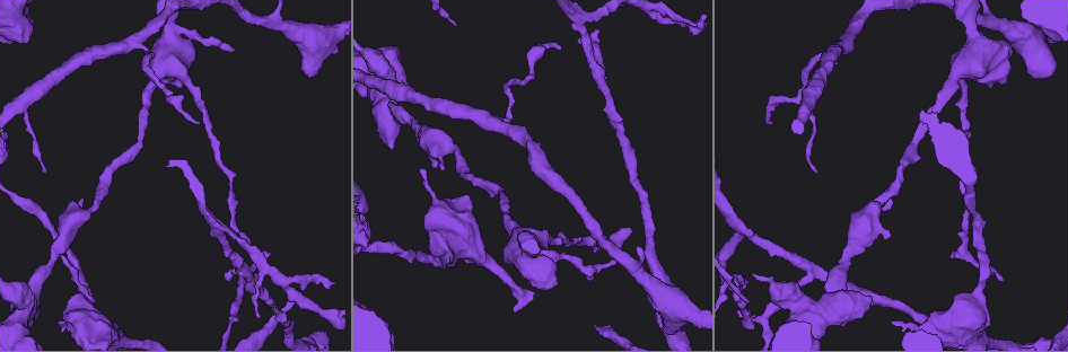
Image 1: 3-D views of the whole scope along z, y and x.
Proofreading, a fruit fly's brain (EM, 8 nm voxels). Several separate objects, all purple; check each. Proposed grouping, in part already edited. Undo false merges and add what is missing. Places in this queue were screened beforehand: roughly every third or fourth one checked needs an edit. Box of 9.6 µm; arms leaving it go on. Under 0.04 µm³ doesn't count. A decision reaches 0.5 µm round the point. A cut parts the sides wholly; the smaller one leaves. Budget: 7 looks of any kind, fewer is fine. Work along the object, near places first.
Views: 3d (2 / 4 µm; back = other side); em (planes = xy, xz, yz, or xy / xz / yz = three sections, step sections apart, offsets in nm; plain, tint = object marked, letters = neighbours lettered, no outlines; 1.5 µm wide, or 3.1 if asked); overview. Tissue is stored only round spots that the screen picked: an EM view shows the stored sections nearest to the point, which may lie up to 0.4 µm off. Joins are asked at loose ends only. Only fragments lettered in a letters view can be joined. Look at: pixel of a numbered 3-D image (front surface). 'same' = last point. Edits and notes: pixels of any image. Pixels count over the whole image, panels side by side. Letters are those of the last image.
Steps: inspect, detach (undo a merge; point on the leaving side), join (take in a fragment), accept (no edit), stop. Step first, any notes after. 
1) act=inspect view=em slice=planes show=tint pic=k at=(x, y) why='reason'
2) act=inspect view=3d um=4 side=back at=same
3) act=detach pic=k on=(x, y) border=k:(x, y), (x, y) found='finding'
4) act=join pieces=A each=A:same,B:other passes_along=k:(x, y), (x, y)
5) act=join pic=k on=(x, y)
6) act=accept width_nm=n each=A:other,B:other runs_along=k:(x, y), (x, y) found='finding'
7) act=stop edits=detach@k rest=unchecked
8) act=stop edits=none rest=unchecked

act=inspect view=em slice=planes show=tint pic=1 at=(59, 322) why='tapers out'

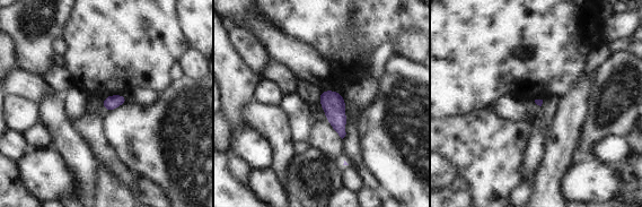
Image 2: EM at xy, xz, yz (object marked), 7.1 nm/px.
act=inspect view=em slice=planes show=letters at=same why='see the neighbours'

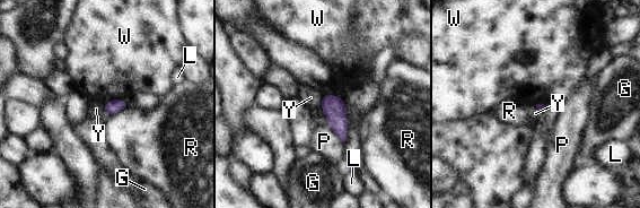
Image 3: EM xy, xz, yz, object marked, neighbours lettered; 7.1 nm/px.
act=accept each=G:other,L:other,P:other,R:other,W:other,Y:other found='none of them fits'

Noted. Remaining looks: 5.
act=inspect view=3d um=4 pic=1 at=(630, 229) why='thin end'

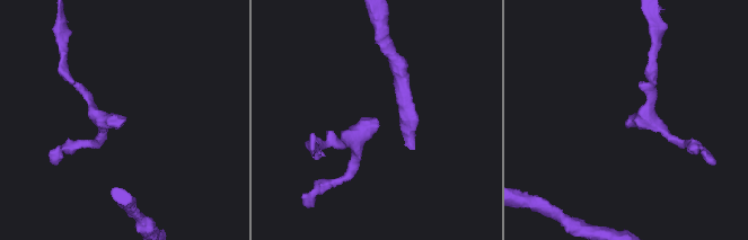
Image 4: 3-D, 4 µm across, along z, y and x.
act=inspect view=em slice=planes show=letters pic=4 at=(631, 117) why='shape alone is not enough'

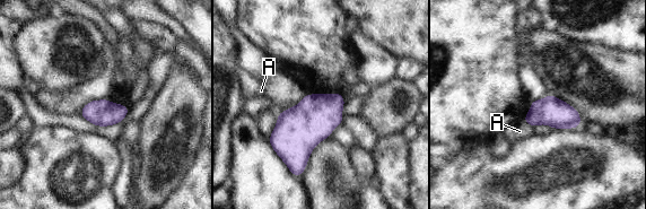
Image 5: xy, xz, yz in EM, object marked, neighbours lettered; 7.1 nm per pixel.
act=accept width_nm=190 each=A:other border=5:(523, 121), (533, 128) found='none of them fits'

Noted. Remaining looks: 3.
act=inspect view=3d um=4 side=back pic=1 at=(593, 242) why='narrows sharply'

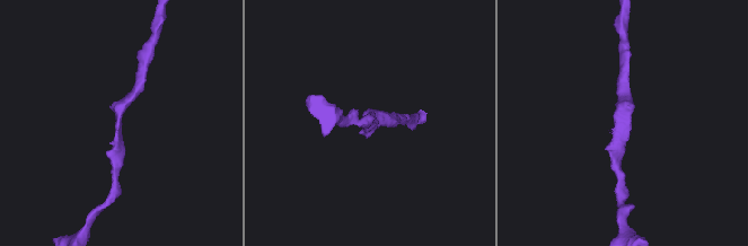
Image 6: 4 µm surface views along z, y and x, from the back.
act=inspect view=em slice=yz step=8 show=tint pic=6 at=(375, 116) why='need the tissue'

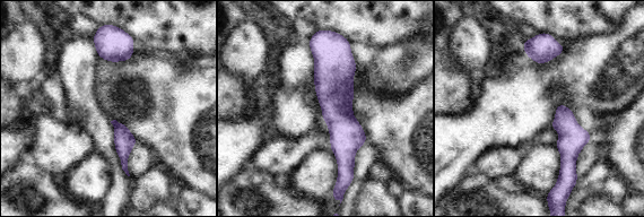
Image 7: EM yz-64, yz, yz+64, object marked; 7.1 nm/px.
act=inspect view=em slice=planes show=letters at=same why='cut it another way'

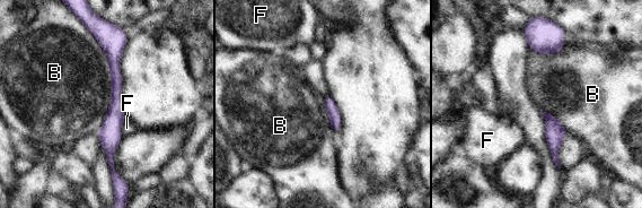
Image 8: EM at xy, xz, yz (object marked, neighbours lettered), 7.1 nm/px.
act=accept longest_contact=B:750nm each=B:other,F:other border=8:(87, 29), (110, 71), (97, 133) found='one neuron here'

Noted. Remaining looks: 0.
act=stop edits=none rest=unchecked

